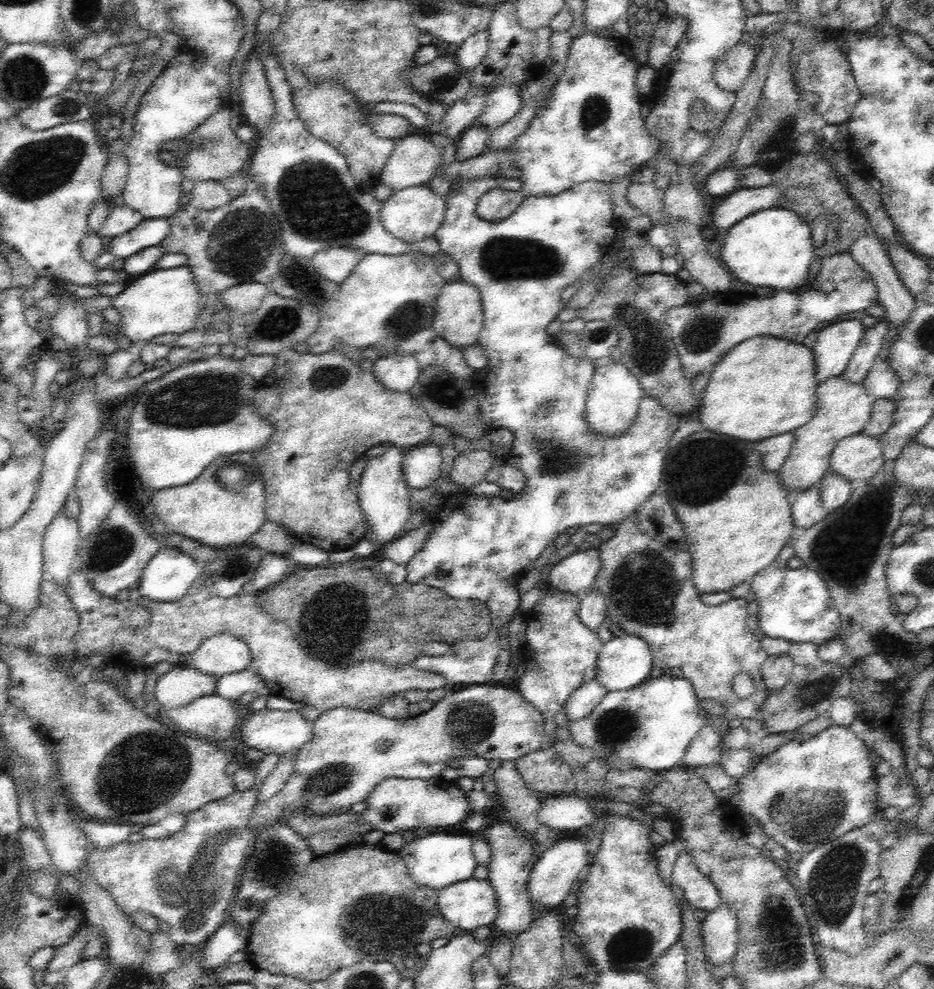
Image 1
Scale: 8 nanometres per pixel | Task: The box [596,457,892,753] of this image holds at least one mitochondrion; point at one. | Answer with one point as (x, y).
(653, 601)

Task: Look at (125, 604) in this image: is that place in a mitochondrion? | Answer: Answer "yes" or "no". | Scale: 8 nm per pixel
no

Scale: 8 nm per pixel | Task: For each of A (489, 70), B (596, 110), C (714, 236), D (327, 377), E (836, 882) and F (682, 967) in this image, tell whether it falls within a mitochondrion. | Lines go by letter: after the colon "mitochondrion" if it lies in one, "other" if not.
A: other
B: mitochondrion
C: other
D: mitochondrion
E: mitochondrion
F: other

